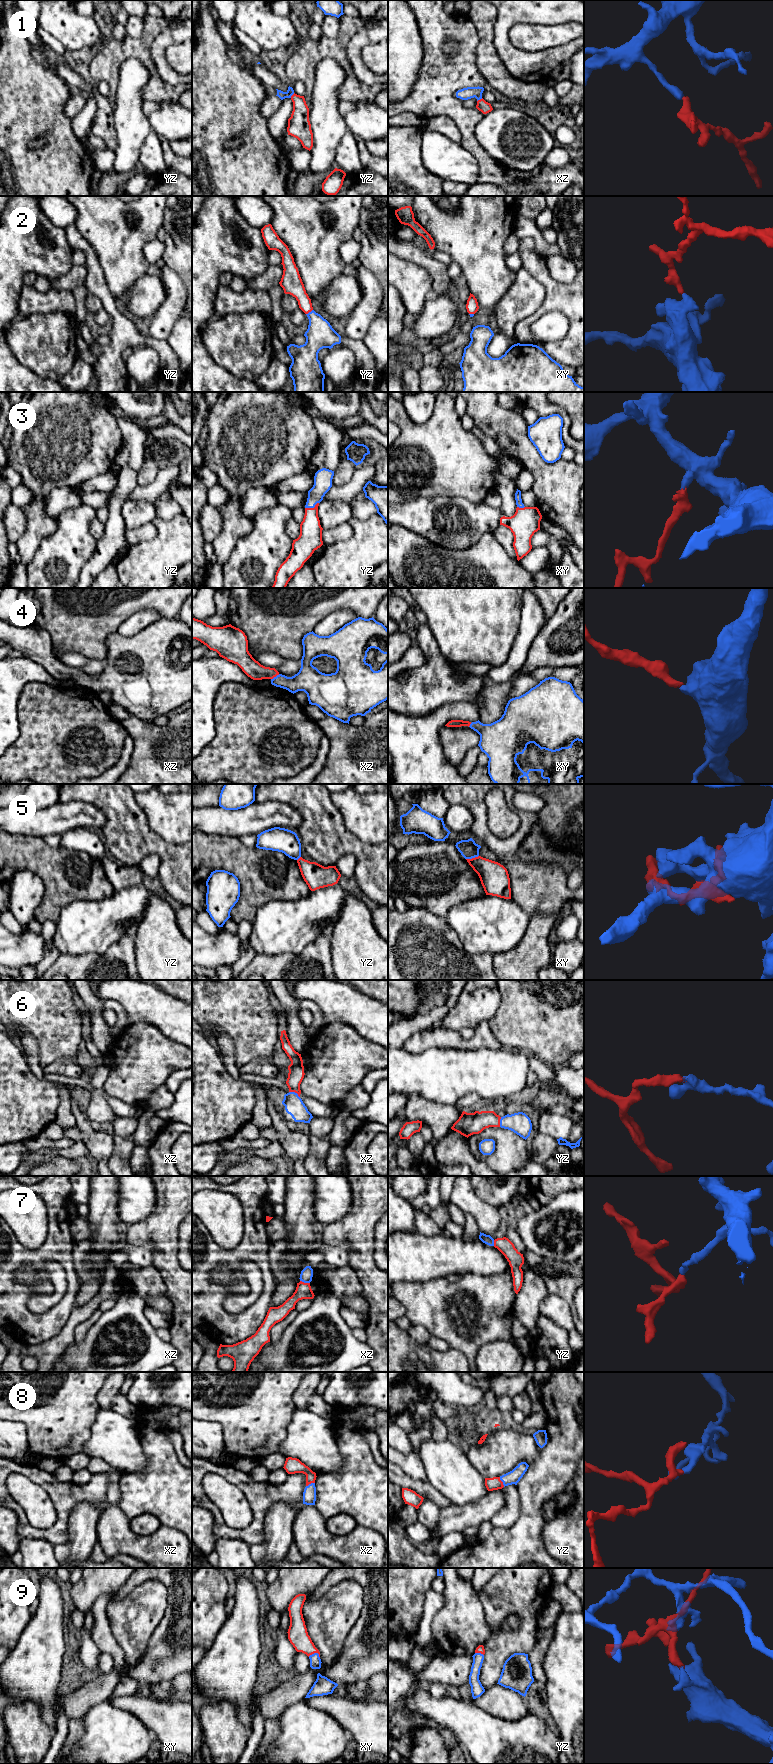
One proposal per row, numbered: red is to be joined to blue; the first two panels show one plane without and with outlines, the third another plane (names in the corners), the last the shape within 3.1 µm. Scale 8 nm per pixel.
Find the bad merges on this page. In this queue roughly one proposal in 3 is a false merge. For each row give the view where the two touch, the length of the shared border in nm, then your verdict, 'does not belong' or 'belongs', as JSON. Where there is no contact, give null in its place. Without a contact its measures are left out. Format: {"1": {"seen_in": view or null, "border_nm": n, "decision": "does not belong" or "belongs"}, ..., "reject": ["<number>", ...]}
{"1": {"seen_in": "xz", "border_nm": 50, "decision": "belongs"}, "2": {"seen_in": "yz", "border_nm": 70, "decision": "belongs"}, "3": {"seen_in": "yz", "border_nm": 120, "decision": "belongs"}, "4": {"seen_in": "xz", "border_nm": 80, "decision": "belongs"}, "5": {"seen_in": "xy", "border_nm": 110, "decision": "does not belong"}, "6": {"seen_in": "xz", "border_nm": 100, "decision": "belongs"}, "7": {"seen_in": "xz", "border_nm": 80, "decision": "belongs"}, "8": {"seen_in": "yz", "border_nm": 90, "decision": "belongs"}, "9": {"seen_in": "xy", "border_nm": 100, "decision": "belongs"}, "reject": ["5"]}

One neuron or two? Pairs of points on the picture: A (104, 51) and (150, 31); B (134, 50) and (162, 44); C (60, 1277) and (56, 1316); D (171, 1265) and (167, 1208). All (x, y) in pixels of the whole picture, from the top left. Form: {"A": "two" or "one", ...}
{"A": "one", "B": "two", "C": "two", "D": "one"}

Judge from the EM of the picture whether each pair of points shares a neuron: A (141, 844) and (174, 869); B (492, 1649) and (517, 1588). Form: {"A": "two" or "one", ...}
{"A": "one", "B": "one"}

